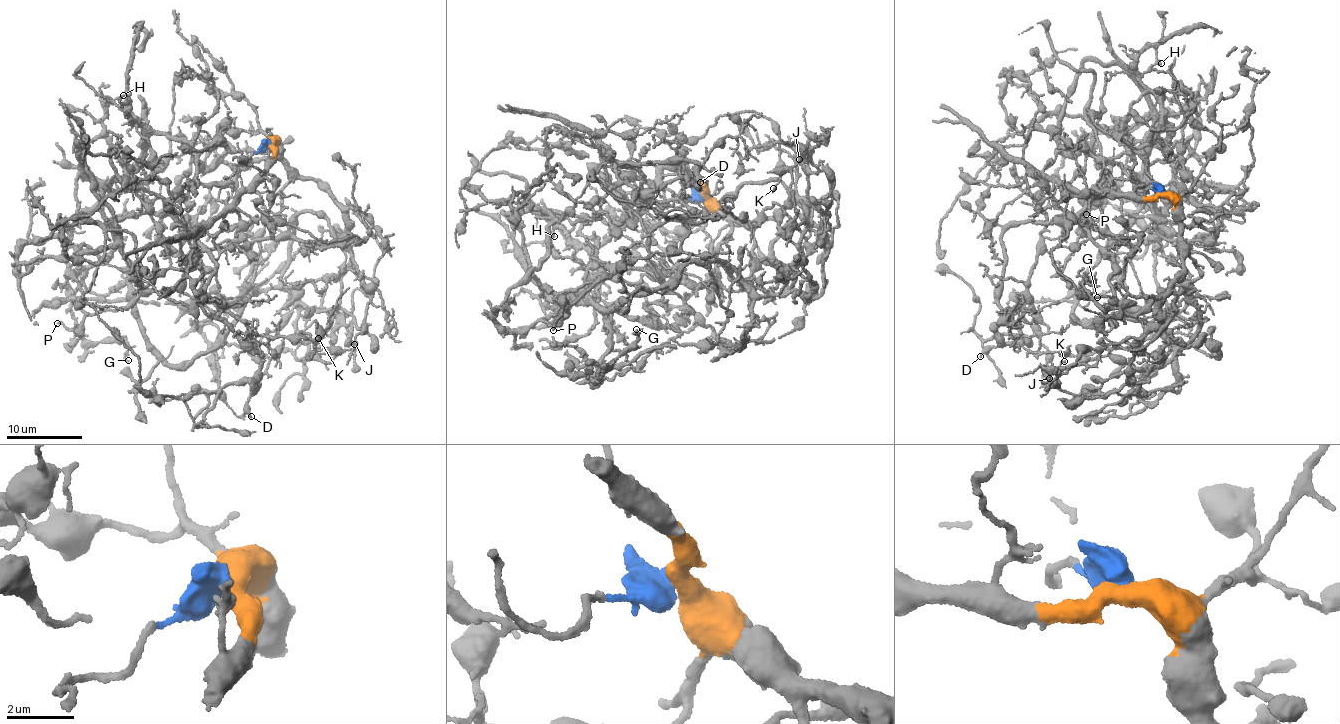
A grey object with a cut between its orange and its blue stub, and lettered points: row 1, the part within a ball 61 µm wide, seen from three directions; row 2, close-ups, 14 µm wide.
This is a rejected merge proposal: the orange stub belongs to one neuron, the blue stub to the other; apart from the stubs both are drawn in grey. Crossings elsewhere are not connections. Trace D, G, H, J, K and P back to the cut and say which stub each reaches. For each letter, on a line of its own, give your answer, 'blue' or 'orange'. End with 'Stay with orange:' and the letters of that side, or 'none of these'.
D: orange
G: blue
H: blue
J: orange
K: orange
P: blue
Stay with orange: D, J, K

